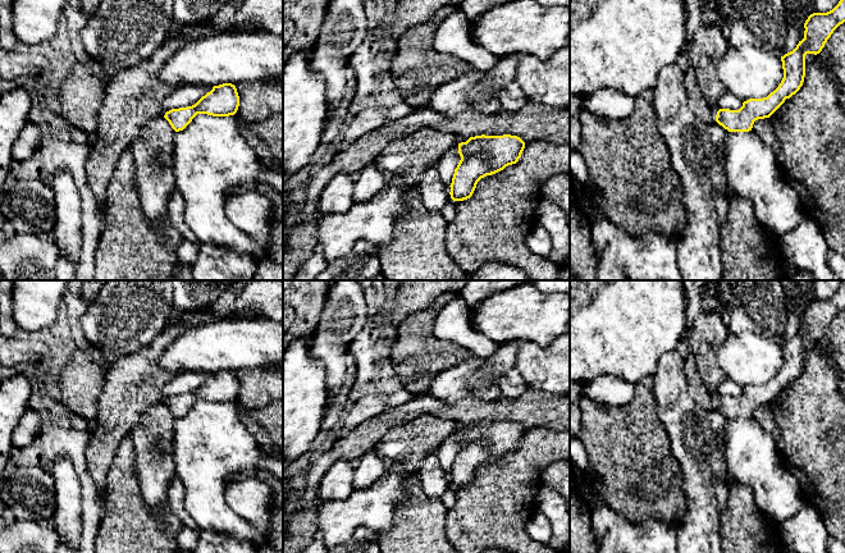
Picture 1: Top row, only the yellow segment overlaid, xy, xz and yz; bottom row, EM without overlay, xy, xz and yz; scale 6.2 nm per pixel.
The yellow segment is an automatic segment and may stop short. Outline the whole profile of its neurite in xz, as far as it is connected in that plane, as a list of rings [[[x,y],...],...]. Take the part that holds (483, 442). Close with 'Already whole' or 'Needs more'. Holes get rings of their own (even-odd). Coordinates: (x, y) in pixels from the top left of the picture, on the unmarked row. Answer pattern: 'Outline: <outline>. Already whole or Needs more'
Outline: [[[511,421],[475,422],[458,430],[461,447],[451,470],[451,485],[463,488],[472,483],[478,469],[516,451],[525,435],[525,429]]]. Already whole

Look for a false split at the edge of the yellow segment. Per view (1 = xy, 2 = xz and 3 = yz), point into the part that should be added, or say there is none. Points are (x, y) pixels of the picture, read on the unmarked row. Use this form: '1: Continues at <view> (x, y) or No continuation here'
1: No continuation here
2: No continuation here
3: No continuation here

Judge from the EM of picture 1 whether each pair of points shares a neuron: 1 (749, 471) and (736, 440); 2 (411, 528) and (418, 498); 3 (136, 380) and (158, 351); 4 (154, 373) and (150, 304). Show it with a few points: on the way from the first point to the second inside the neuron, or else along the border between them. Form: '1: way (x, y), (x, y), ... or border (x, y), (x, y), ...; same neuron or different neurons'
1: way (749, 464), (744, 458), (744, 448); same neuron
2: way (418, 520), (418, 506); same neuron
3: way (138, 373), (150, 359); same neuron
4: border (169, 320), (152, 341), (126, 356); different neurons

